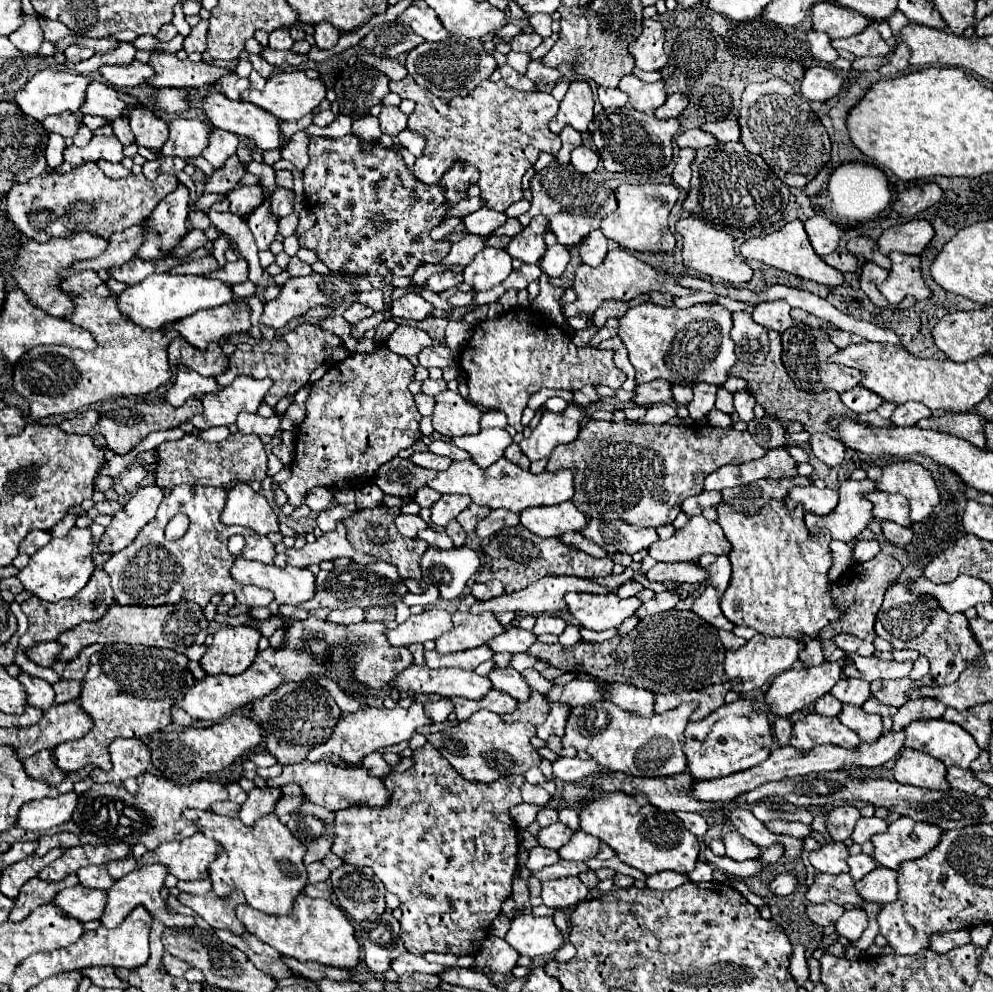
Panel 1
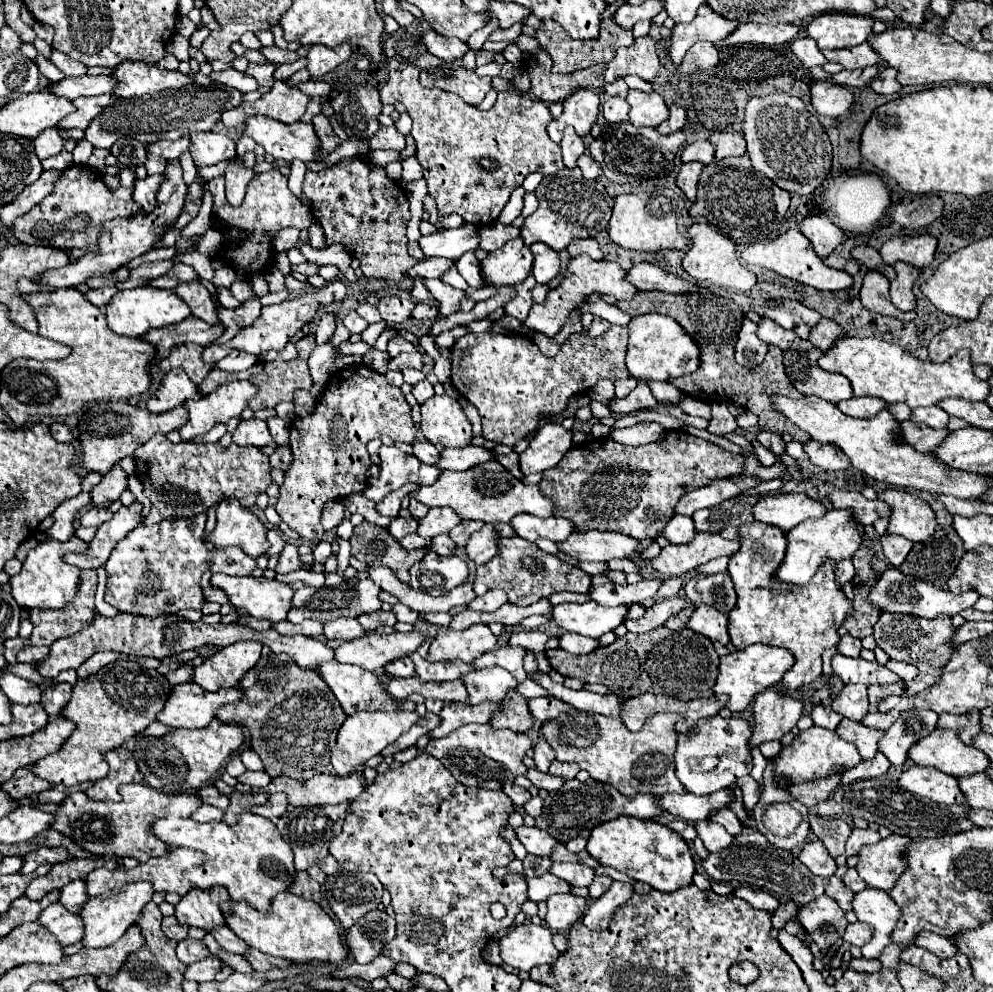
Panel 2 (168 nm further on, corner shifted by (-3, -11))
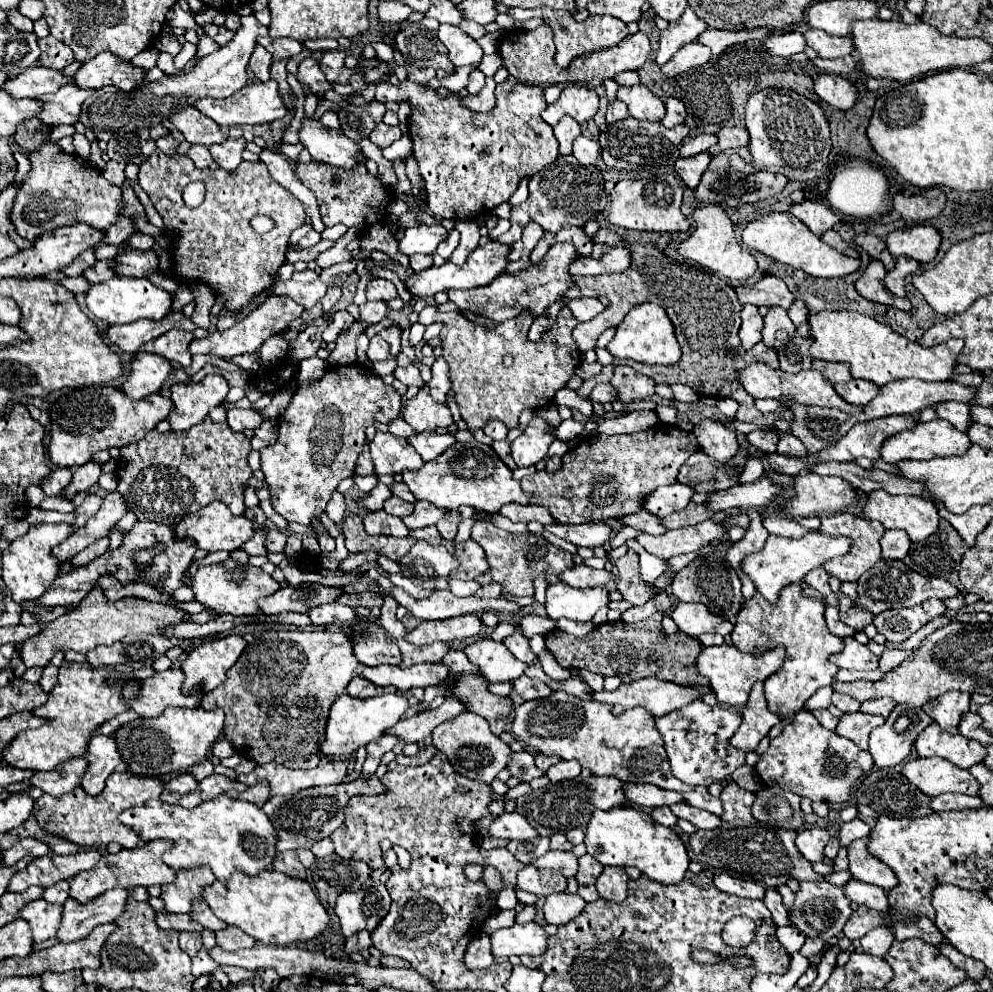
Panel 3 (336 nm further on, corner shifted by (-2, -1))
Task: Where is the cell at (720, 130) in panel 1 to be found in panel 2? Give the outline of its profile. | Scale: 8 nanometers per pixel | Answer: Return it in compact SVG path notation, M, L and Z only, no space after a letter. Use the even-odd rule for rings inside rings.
M714 131L709 141L715 146L715 159L724 159L730 155L744 155L746 153L746 141L742 131Z

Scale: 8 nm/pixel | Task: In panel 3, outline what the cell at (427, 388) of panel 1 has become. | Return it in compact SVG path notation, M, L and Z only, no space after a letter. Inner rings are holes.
M407 365L407 367L395 367L393 371L393 377L399 379L401 383L405 385L417 385L417 387L423 387L423 379L421 379L421 373L415 365Z

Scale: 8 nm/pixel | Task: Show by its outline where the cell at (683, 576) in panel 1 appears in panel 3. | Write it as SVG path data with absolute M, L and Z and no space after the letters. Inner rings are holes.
M573 565L559 575L559 581L569 587L605 587L607 583L613 583L613 573L607 569L591 569L587 565Z

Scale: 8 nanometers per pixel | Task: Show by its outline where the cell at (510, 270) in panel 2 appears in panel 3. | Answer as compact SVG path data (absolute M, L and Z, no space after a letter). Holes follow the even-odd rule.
M489 241L483 247L477 247L469 259L465 261L465 265L455 265L451 261L445 261L441 267L429 267L421 273L413 273L405 279L405 287L409 293L417 295L417 297L431 297L437 291L449 291L449 289L473 289L473 287L483 287L489 285L499 273L505 273L505 265L507 265L507 255L509 255L509 247L501 245L497 241Z

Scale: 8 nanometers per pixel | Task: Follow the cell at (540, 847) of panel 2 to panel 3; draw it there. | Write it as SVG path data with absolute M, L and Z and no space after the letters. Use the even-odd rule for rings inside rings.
M503 813L503 815L495 817L493 823L489 825L489 835L501 837L501 839L527 841L531 837L537 837L539 833L519 813Z

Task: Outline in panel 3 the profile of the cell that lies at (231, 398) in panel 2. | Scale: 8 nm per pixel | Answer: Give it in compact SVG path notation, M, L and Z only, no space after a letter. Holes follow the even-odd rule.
M217 373L207 375L199 383L171 385L169 399L175 405L173 413L169 413L167 417L167 421L171 423L171 429L183 431L203 421L213 407L225 401L227 391L229 391L227 381L223 379L223 375L217 375Z

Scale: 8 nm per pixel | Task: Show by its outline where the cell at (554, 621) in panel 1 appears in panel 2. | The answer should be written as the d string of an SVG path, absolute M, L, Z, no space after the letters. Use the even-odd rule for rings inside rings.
M516 631L510 637L510 645L518 645L518 647L526 647L530 651L544 652L546 641L550 639L550 635L546 631Z

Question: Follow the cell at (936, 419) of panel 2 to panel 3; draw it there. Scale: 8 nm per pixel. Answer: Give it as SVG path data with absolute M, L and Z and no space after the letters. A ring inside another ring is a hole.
M945 401L937 407L937 415L959 431L965 431L969 427L969 405L963 405L959 401Z

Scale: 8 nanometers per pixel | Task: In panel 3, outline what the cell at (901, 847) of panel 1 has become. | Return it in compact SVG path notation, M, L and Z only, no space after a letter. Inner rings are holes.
M863 837L859 841L853 841L847 847L851 877L857 881L863 881L863 883L877 885L885 891L891 891L897 885L897 877L885 863L871 857L871 853L867 851L867 841L869 839Z

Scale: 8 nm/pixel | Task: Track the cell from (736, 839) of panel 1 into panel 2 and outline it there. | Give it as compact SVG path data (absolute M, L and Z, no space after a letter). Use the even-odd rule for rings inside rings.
M710 819L698 821L696 823L696 833L704 841L704 845L710 853L716 853L716 851L722 851L724 847L730 847L730 843L734 839L724 827L720 827L718 823L714 823Z

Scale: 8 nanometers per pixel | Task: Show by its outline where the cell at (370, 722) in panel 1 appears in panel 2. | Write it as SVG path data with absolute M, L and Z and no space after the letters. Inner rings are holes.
M360 711L356 715L346 717L344 725L338 731L338 739L336 739L336 747L332 749L332 769L336 771L336 775L350 775L354 771L358 771L370 757L382 753L388 745L392 745L402 733L406 733L412 725L414 725L414 717L416 713L408 713L408 711L390 711L390 713L382 713L382 711Z

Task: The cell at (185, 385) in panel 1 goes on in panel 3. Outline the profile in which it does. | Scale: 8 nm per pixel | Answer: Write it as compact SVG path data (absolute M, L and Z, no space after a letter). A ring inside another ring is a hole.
M139 351L135 359L131 361L131 369L121 389L131 399L143 399L151 393L161 391L161 385L165 383L169 371L171 371L171 365L165 357L159 357L147 351Z

